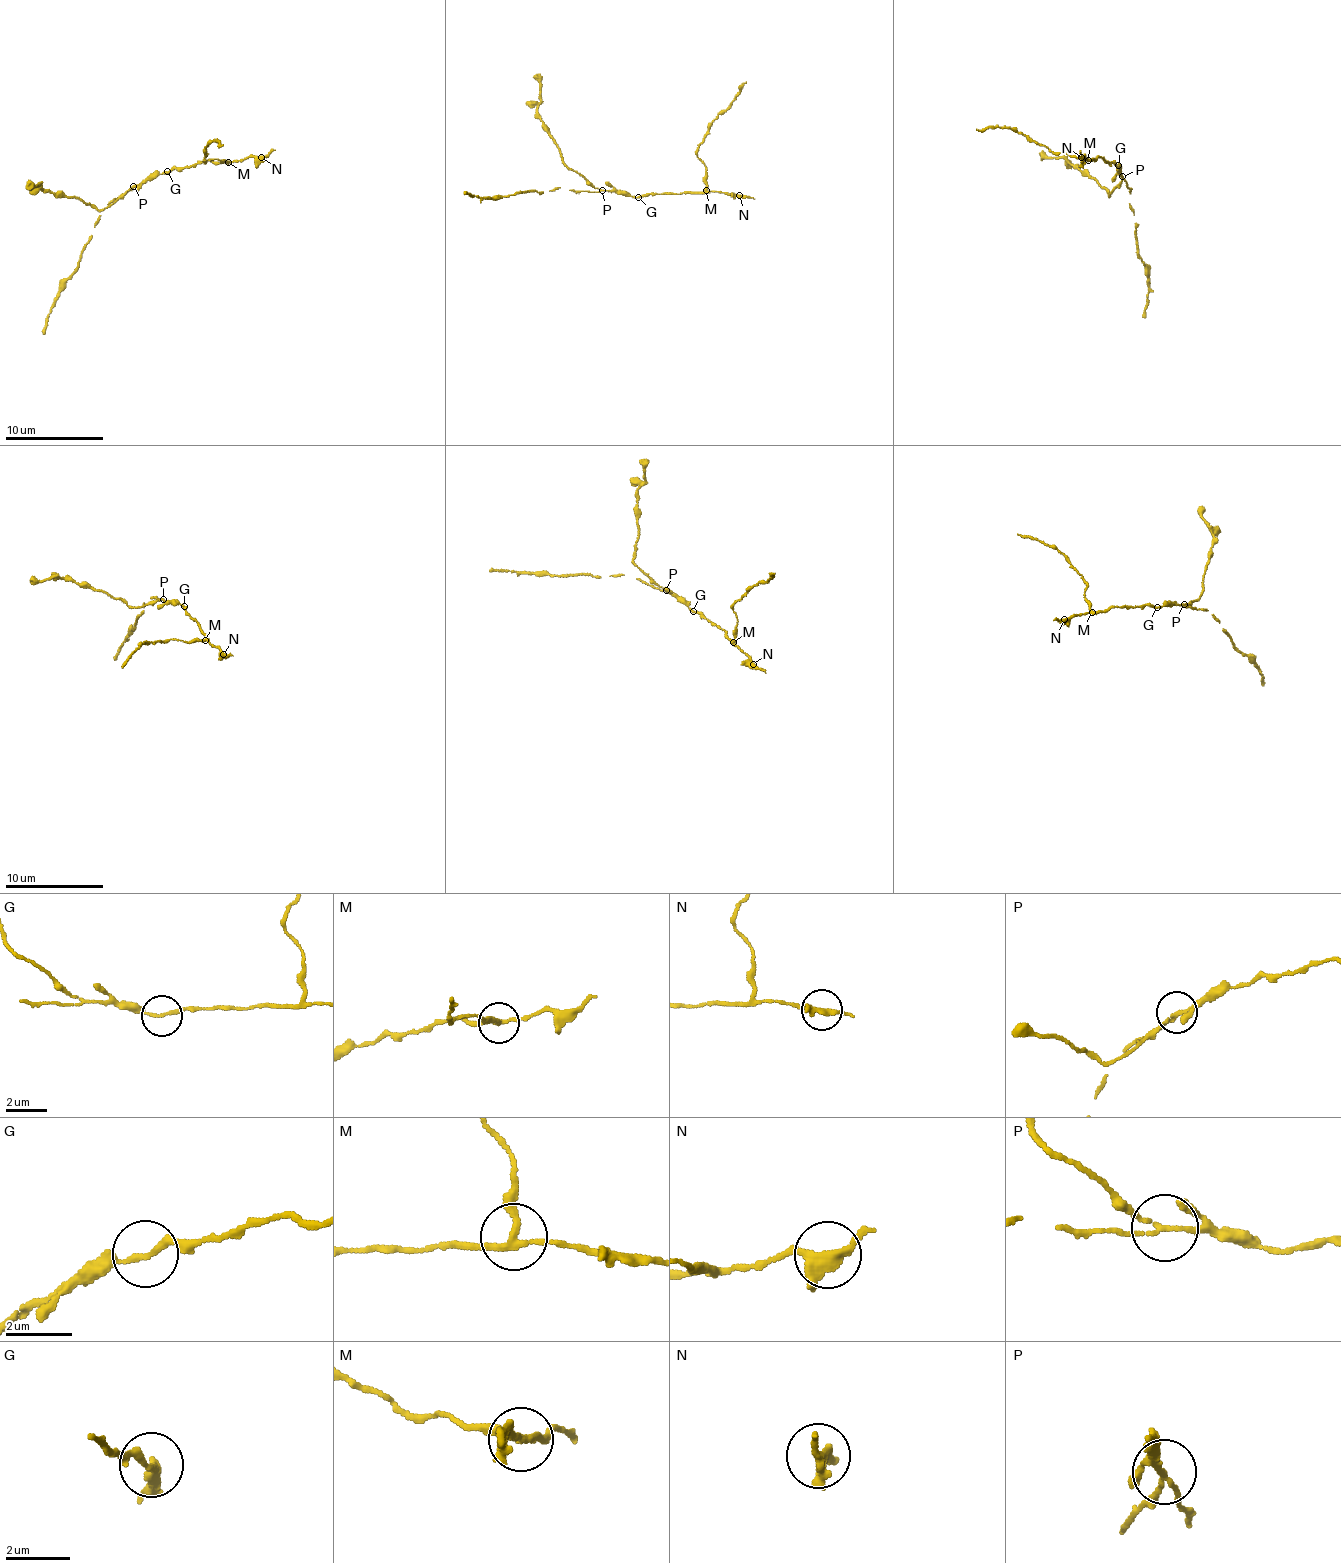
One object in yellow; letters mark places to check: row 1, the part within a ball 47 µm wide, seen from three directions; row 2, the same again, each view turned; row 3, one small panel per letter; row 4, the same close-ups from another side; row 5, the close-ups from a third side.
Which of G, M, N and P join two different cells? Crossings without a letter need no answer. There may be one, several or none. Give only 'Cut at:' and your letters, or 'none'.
Cut at: M, P

